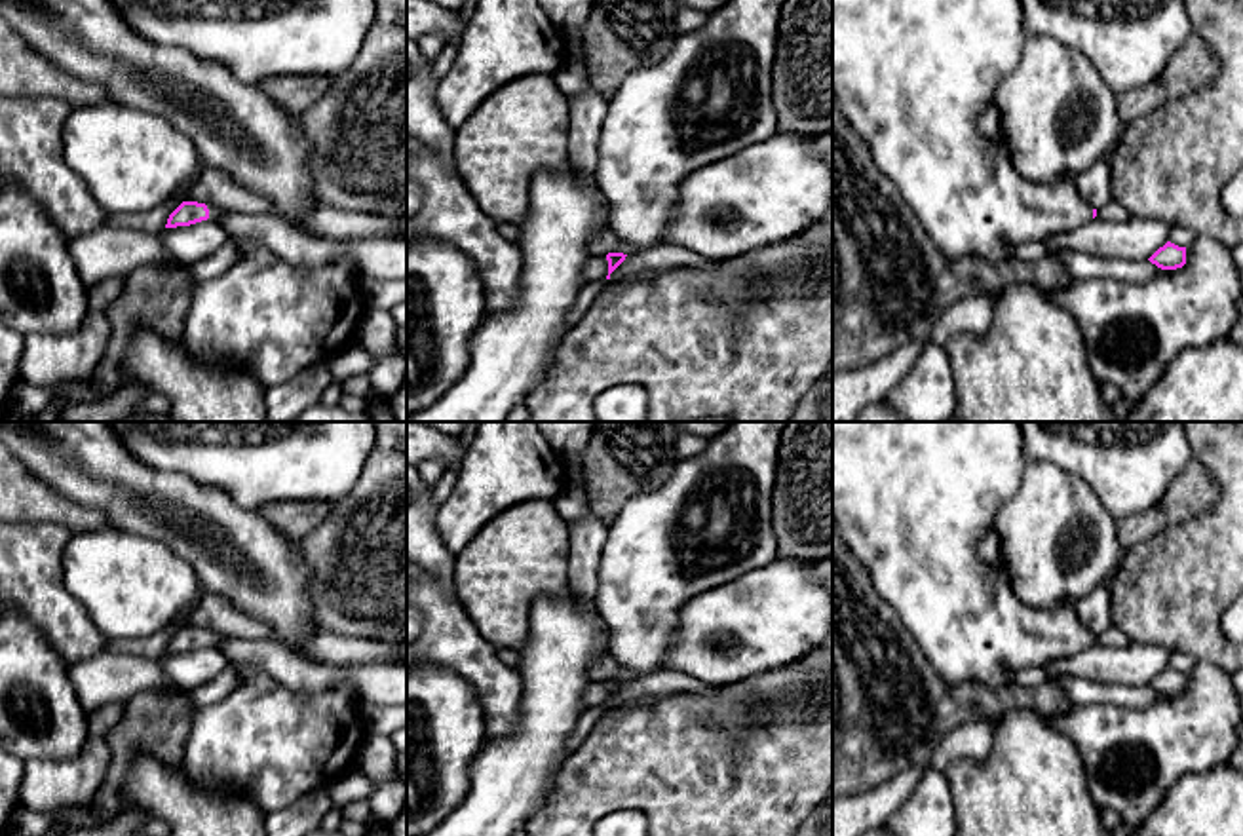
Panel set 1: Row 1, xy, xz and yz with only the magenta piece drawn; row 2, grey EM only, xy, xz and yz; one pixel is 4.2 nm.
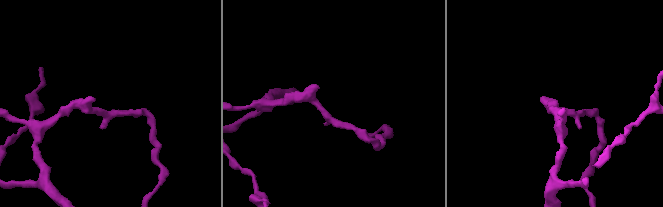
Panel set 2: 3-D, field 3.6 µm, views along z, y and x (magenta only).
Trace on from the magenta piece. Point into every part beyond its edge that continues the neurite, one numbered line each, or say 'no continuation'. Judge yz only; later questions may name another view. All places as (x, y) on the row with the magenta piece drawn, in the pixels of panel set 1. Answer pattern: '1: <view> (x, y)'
1: yz (913, 76)

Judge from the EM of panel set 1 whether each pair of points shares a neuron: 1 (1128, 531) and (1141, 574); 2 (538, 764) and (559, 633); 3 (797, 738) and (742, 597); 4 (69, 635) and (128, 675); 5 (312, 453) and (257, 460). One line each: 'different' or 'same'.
1: different
2: same
3: different
4: different
5: same

